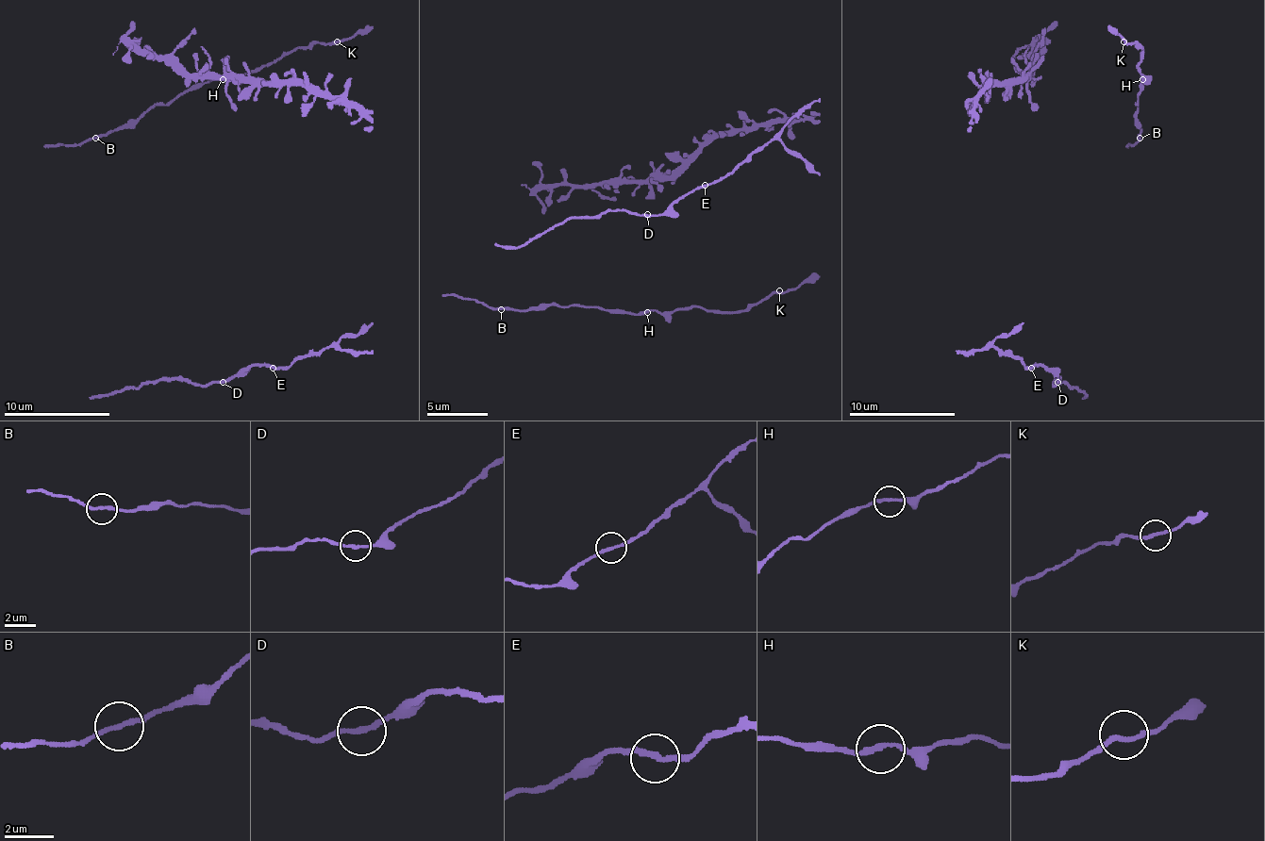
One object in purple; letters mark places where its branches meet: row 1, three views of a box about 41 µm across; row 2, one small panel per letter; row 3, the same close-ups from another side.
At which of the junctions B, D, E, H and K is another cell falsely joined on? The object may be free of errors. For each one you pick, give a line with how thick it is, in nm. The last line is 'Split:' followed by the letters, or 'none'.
Split: none

